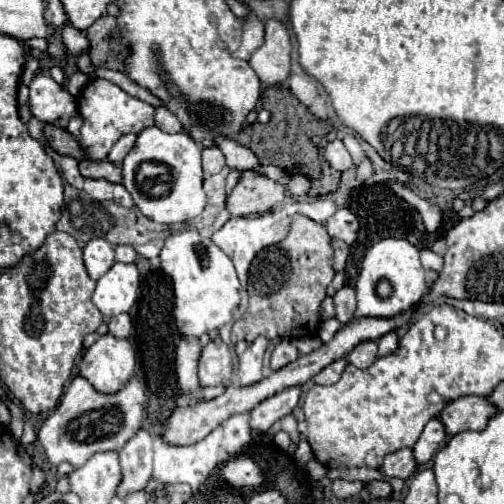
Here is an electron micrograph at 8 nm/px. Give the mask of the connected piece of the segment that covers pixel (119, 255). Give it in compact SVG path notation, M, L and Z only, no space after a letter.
M119 245L119 247L115 249L115 261L119 261L119 263L133 263L135 257L137 257L137 253L135 253L135 249L129 247L129 245Z

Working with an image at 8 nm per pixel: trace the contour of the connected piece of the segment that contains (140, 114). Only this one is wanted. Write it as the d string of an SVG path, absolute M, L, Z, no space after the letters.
M91 79L77 97L77 111L83 119L79 145L89 159L107 159L111 147L125 133L141 133L153 125L153 105L127 95L107 79Z

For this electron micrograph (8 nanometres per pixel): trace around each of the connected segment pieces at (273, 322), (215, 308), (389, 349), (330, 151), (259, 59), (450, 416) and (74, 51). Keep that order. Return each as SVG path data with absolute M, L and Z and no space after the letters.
M305 215L291 219L289 235L271 247L261 249L249 267L249 309L235 321L231 339L233 343L247 341L263 335L267 339L317 335L321 325L319 307L327 295L327 285L333 281L333 245L327 229Z
M199 231L169 235L159 257L161 269L173 285L173 317L181 335L201 337L231 321L231 301L241 301L241 285L233 261L209 237L199 235Z
M391 331L379 339L379 357L385 357L397 349L397 335Z
M339 139L327 143L327 147L323 149L323 155L325 155L325 159L329 161L329 165L331 165L335 171L341 171L341 173L343 173L343 171L347 171L347 169L353 165L349 151L345 149L343 141L339 141Z
M277 19L265 23L265 43L251 55L249 65L265 87L281 85L289 77L291 39L283 23Z
M463 395L445 405L445 409L439 413L439 421L449 435L455 435L461 431L485 429L491 413L497 413L497 409L485 397Z
M65 23L61 29L61 43L65 53L69 55L79 55L79 53L87 53L91 49L89 39L83 31L75 29L71 23Z

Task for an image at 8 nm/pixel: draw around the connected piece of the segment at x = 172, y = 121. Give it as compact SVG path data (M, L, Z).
M155 107L155 127L159 127L165 133L181 133L183 131L177 117L165 107Z

